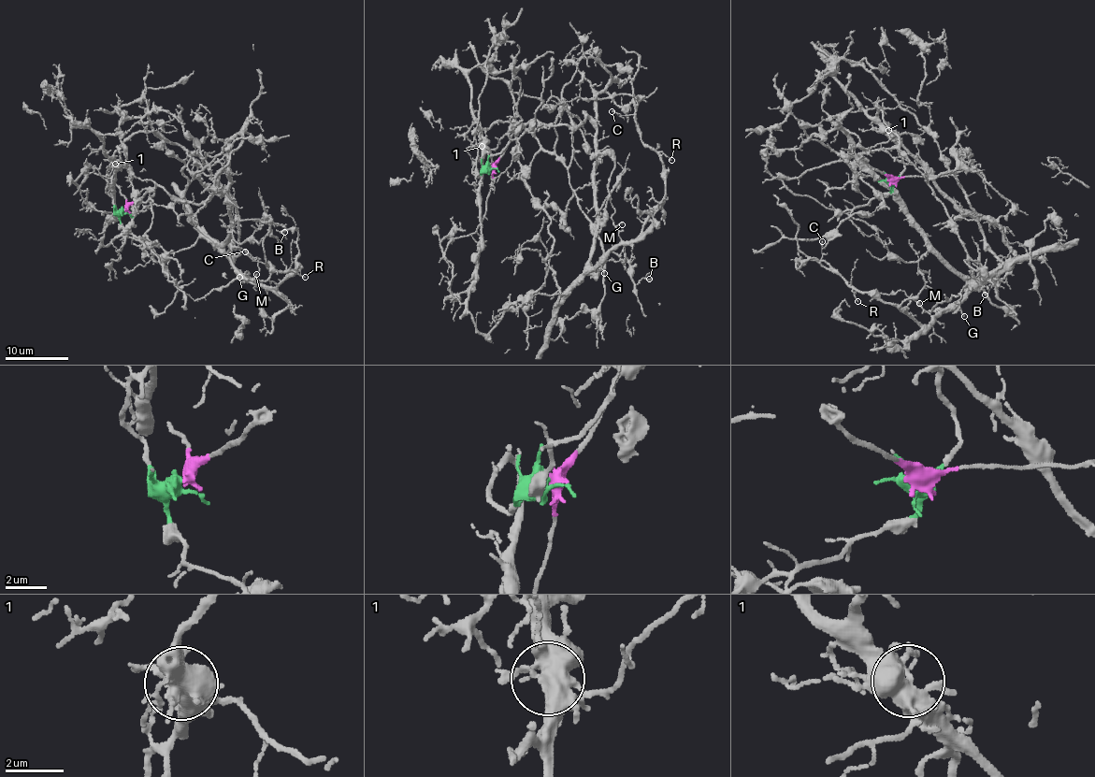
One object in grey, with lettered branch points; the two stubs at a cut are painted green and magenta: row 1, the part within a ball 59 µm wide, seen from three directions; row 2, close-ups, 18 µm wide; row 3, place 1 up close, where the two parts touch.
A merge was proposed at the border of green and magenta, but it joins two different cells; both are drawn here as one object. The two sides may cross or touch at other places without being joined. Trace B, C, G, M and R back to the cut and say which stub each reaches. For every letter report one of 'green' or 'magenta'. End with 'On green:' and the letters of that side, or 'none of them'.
B: green
C: magenta
G: magenta
M: magenta
R: magenta
On green: B

